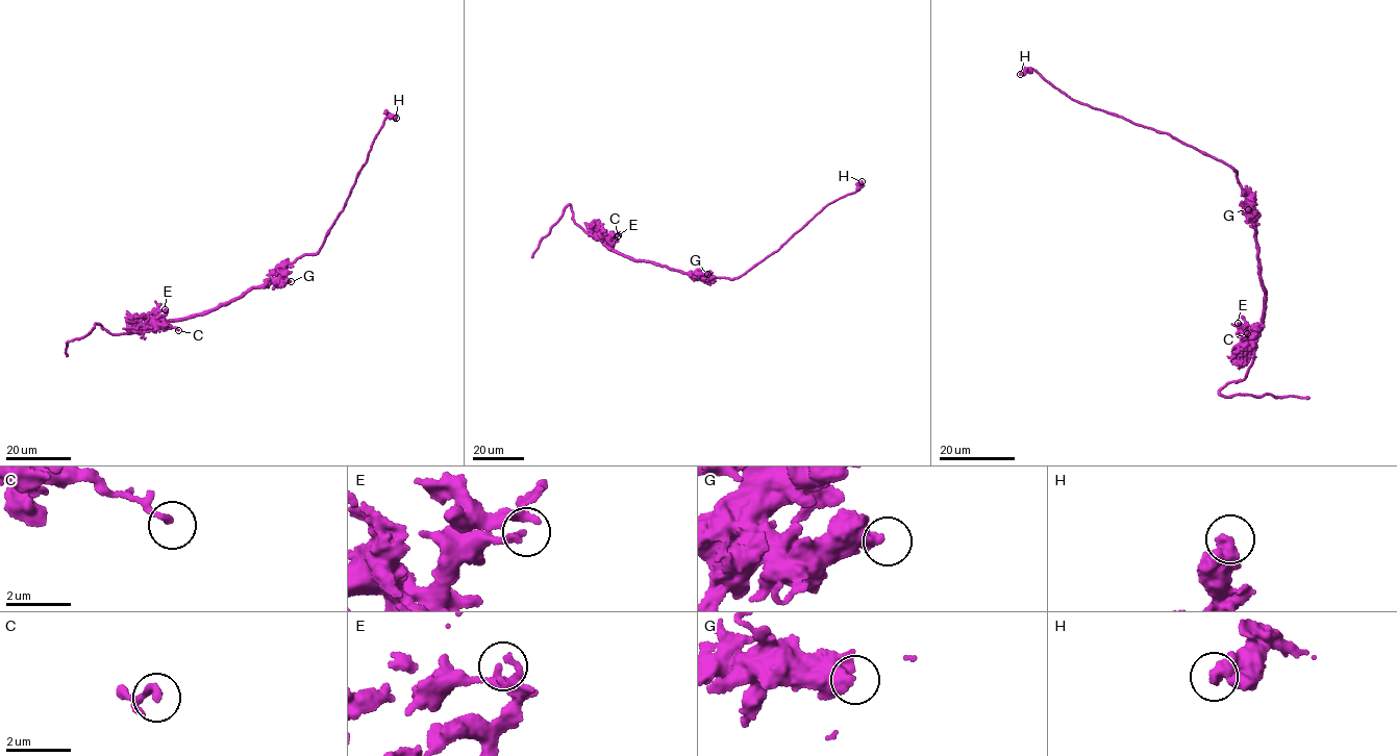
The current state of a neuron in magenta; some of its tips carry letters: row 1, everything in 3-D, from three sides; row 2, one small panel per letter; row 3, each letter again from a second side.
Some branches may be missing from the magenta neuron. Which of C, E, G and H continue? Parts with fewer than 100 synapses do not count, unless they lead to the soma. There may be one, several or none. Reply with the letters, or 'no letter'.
no letter

